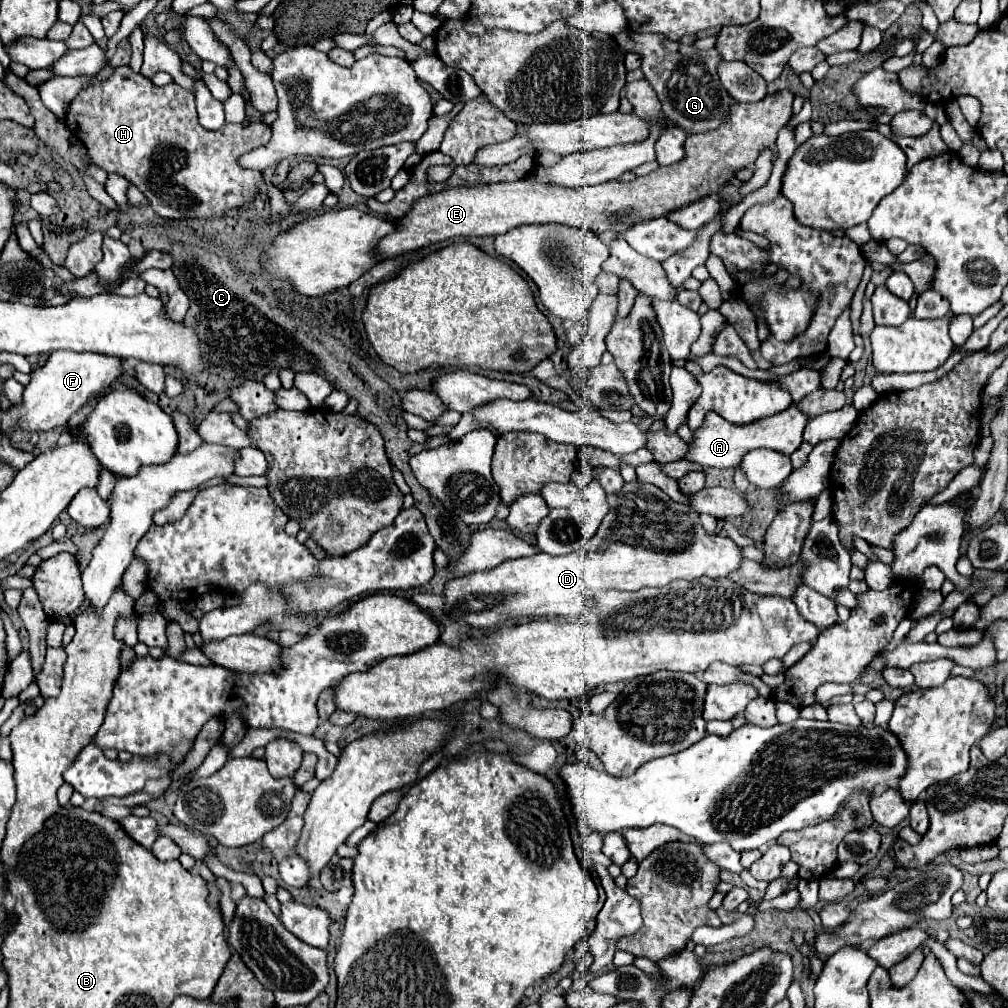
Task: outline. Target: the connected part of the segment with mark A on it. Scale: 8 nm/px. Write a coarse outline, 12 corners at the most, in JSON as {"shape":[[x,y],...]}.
{"shape":[[795,404],[735,428],[715,412],[687,458],[737,468],[755,448],[793,454],[809,422]]}

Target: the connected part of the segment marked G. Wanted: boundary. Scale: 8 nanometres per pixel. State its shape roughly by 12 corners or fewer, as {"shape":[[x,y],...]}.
{"shape":[[631,32],[623,50],[663,114],[691,134],[719,128],[733,106],[715,48]]}

